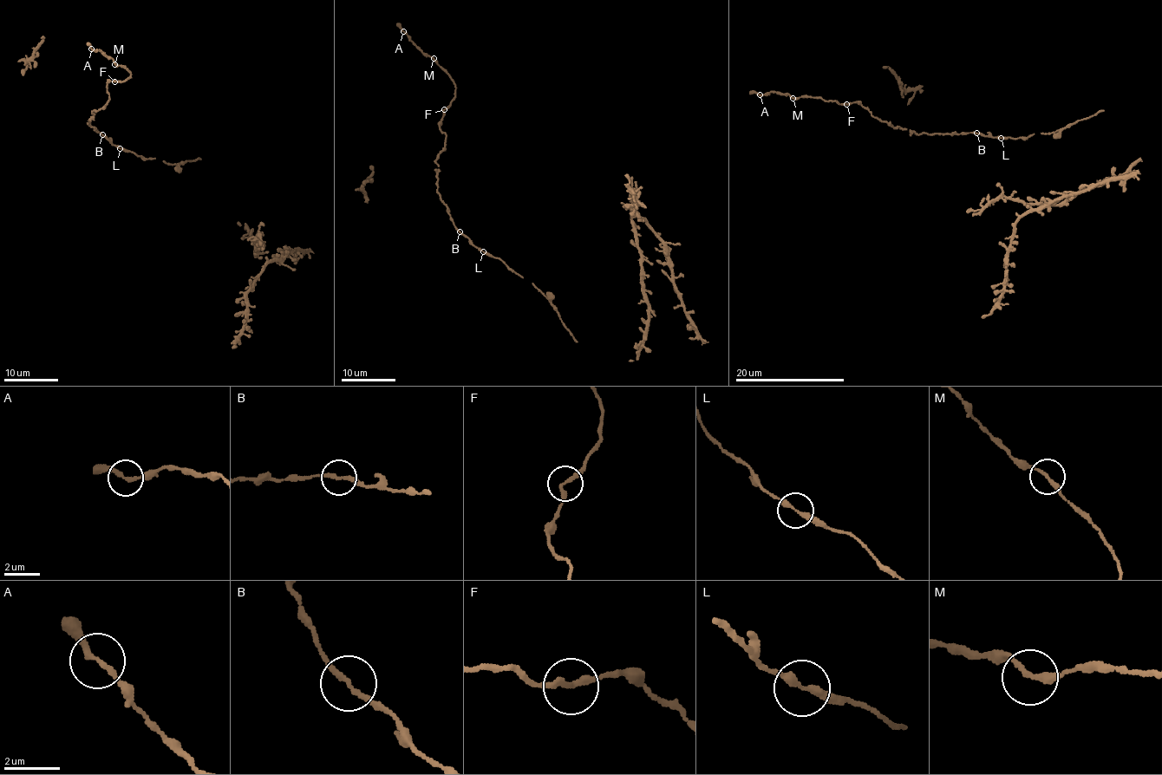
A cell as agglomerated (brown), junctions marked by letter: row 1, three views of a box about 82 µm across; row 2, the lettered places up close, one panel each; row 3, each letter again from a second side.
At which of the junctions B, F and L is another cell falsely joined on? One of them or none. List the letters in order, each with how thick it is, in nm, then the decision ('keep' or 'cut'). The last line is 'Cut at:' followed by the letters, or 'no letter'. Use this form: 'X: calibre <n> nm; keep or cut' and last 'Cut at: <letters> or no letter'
B: calibre 200 nm; keep
F: calibre 220 nm; keep
L: calibre 260 nm; keep
Cut at: no letter

